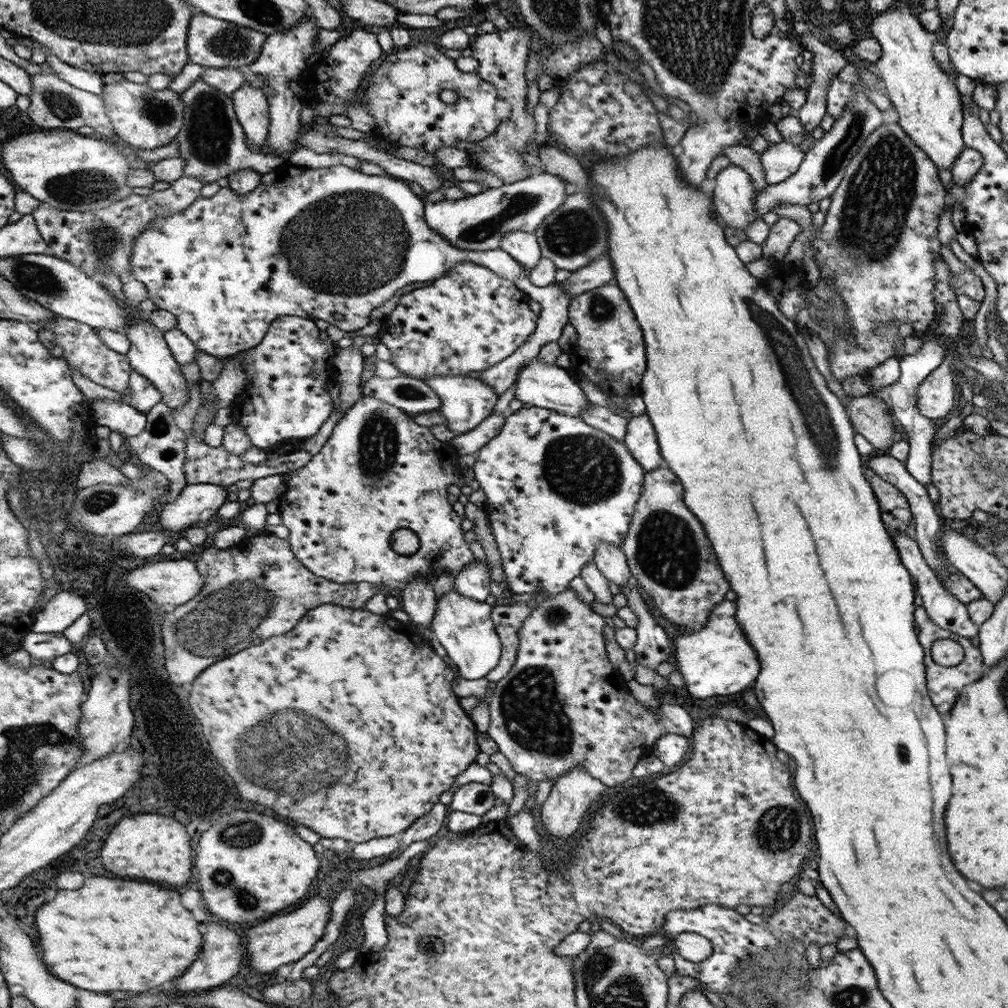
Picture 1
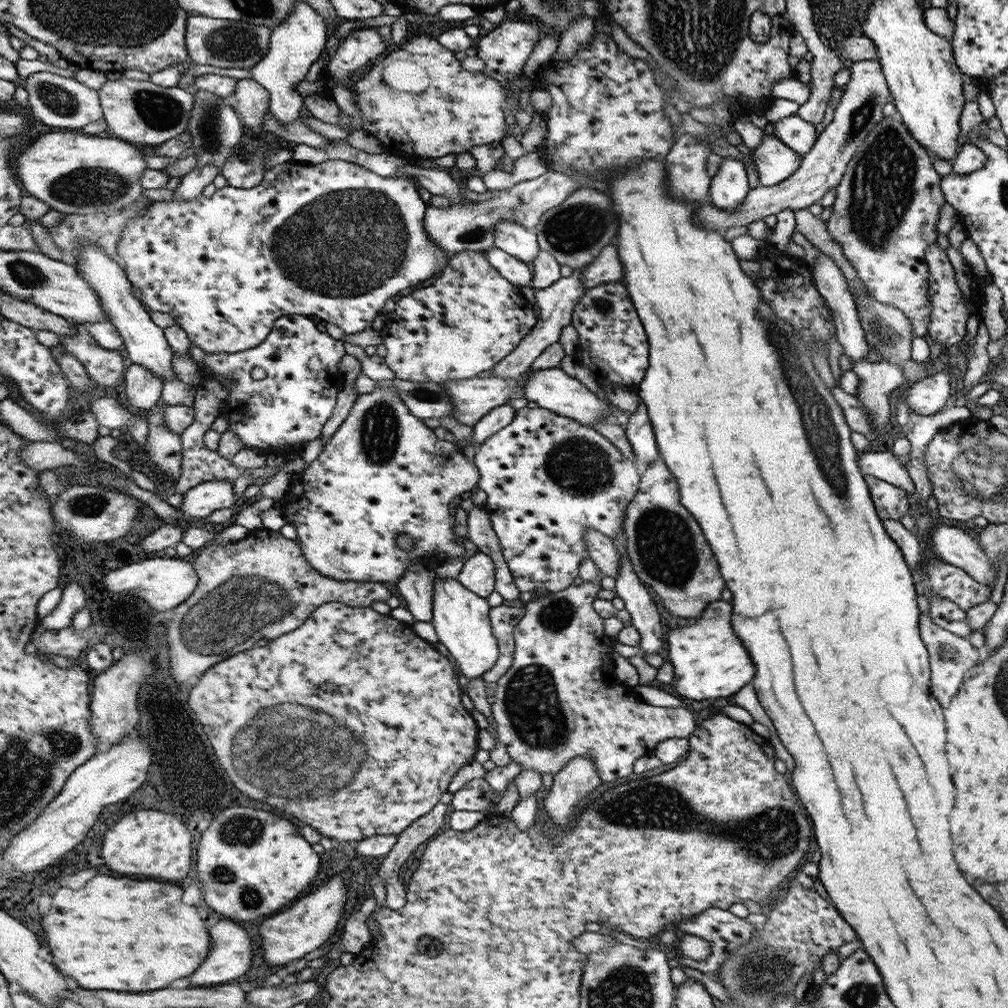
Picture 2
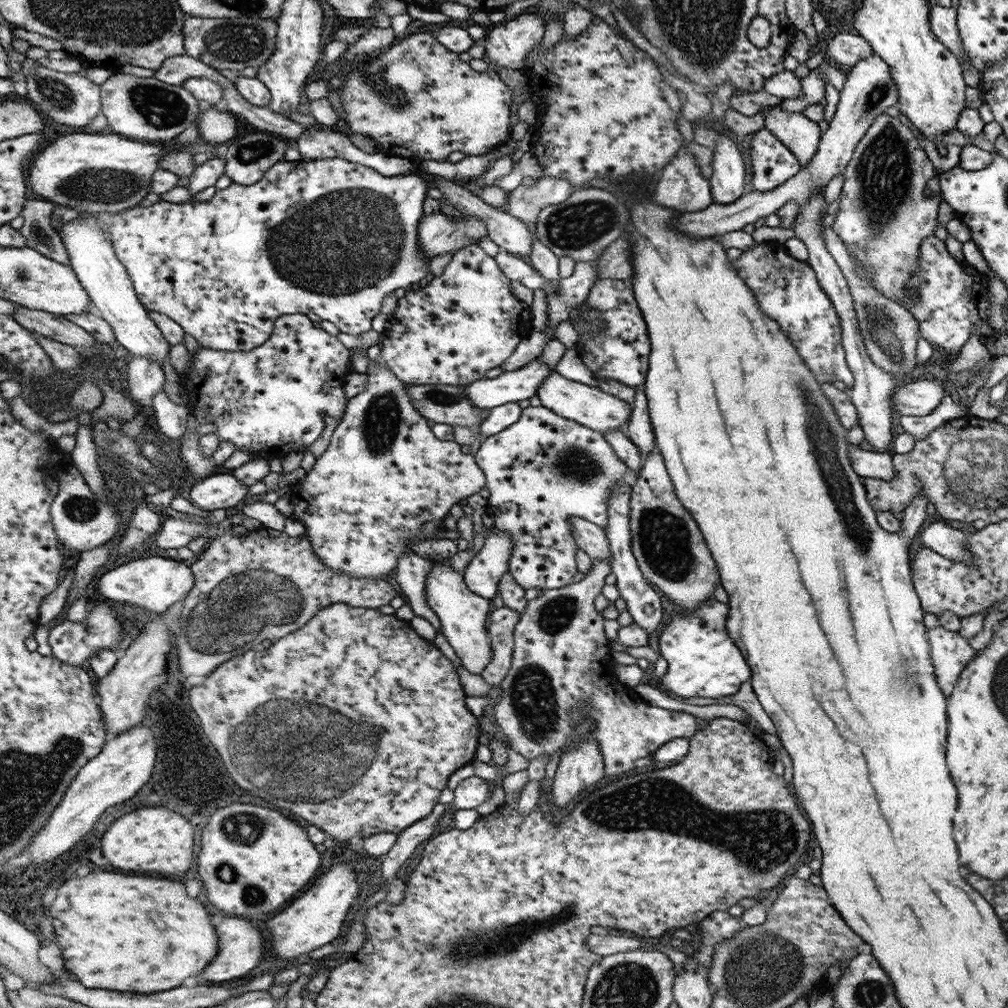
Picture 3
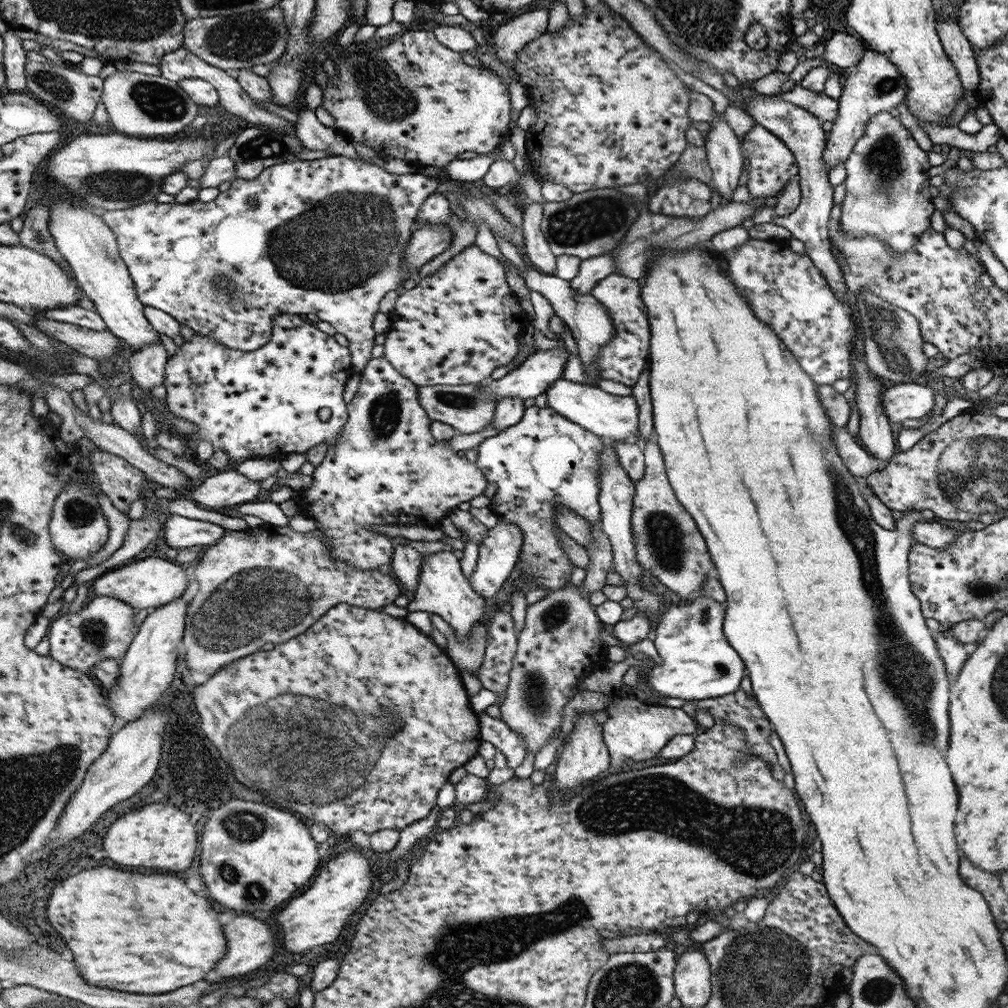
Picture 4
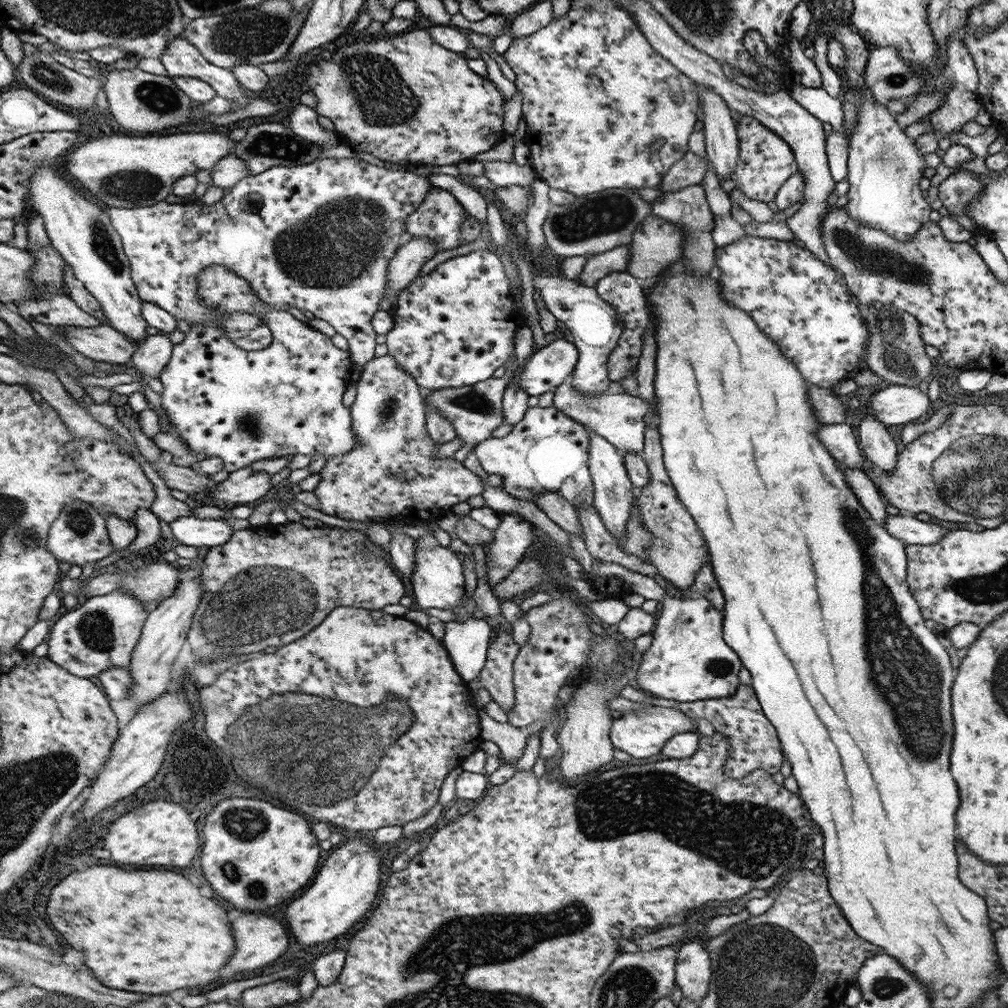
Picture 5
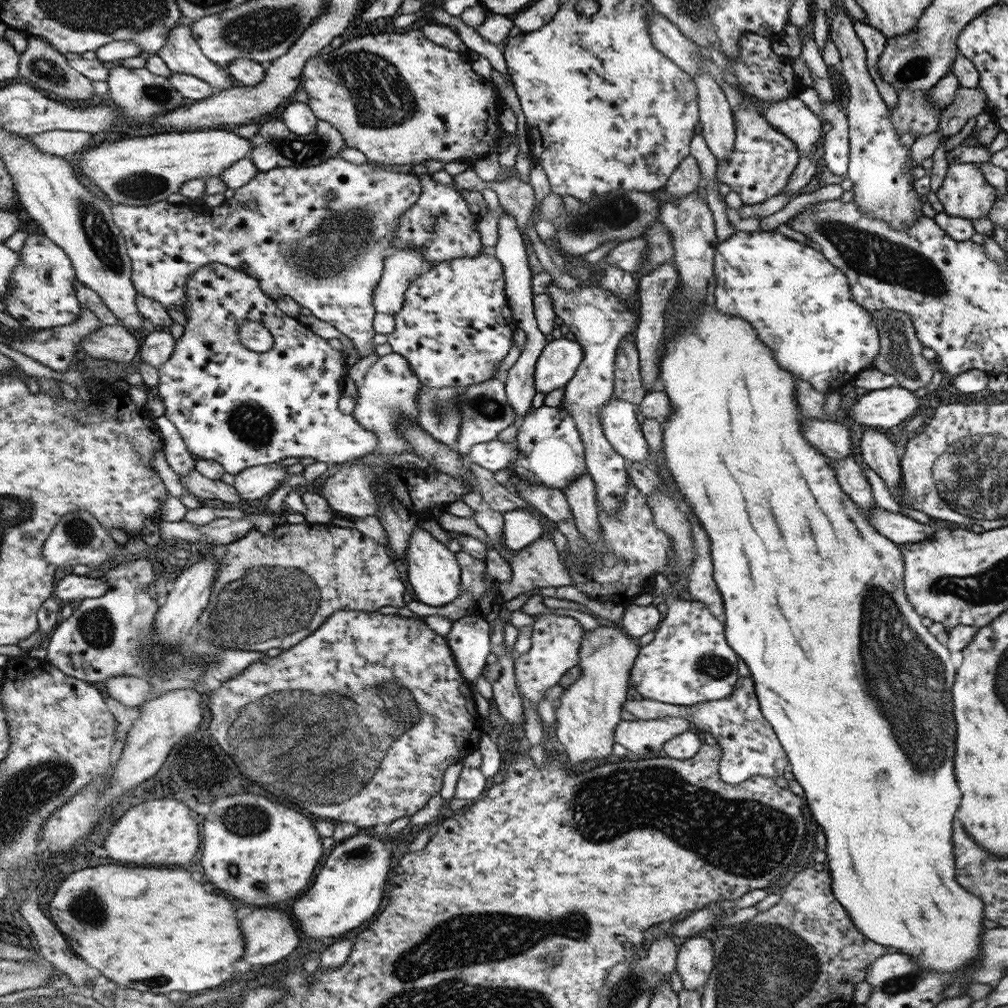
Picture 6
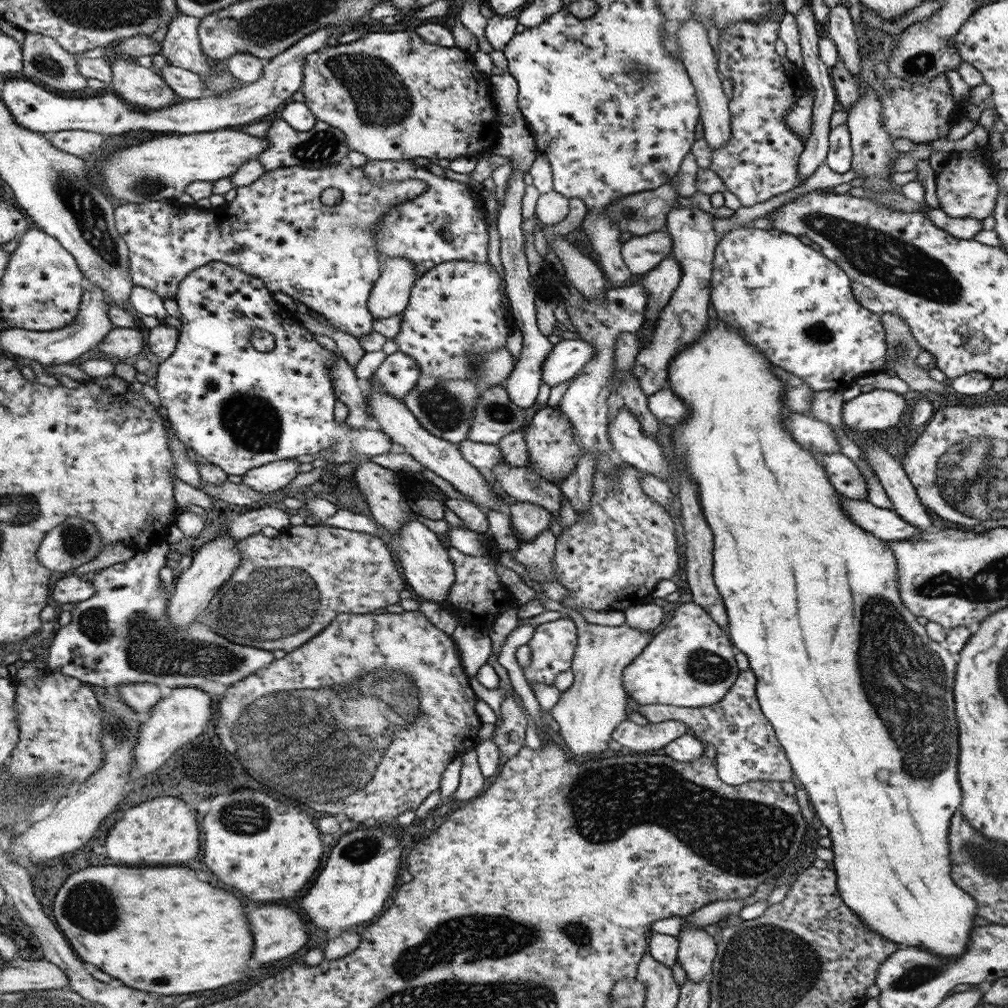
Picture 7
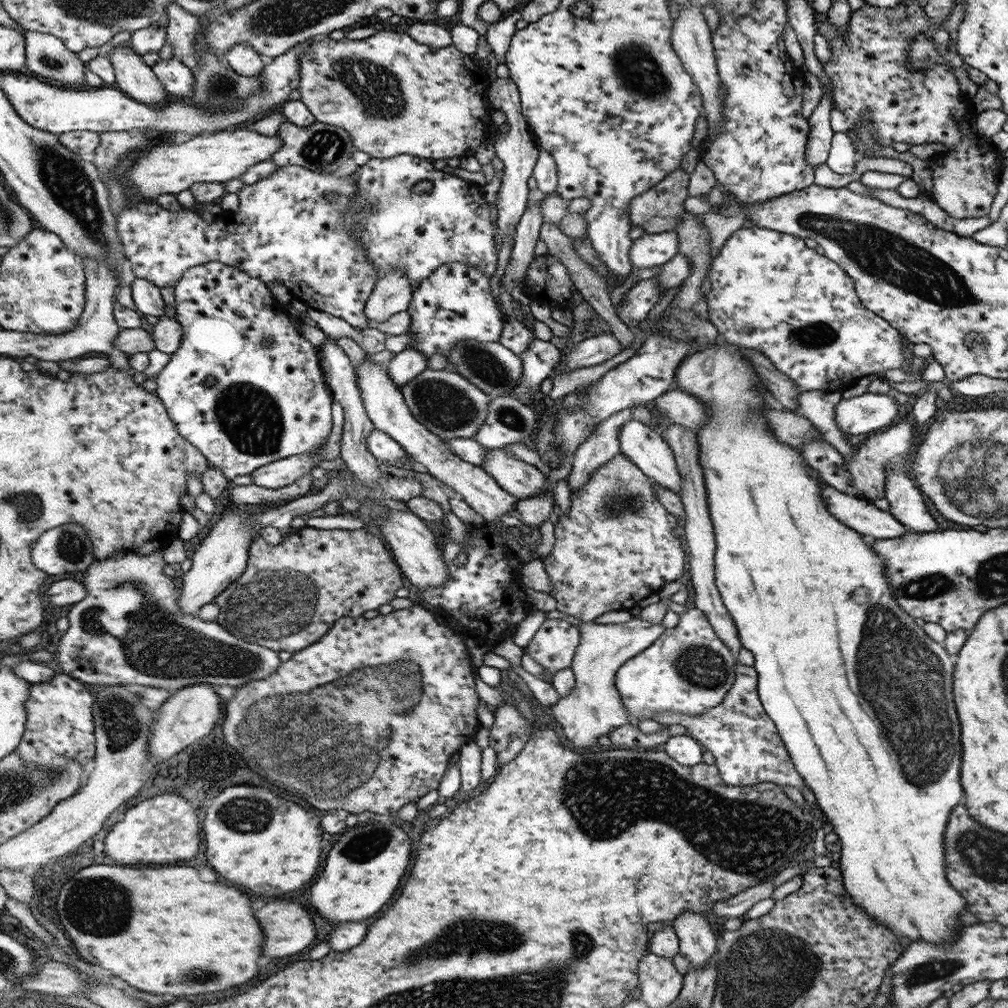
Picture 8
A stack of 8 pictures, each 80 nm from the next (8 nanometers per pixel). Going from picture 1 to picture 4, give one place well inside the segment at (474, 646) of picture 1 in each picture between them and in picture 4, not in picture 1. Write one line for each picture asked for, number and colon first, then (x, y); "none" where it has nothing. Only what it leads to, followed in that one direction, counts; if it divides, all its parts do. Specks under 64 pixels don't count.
2: (460, 619)
3: (463, 614)
4: (442, 590)

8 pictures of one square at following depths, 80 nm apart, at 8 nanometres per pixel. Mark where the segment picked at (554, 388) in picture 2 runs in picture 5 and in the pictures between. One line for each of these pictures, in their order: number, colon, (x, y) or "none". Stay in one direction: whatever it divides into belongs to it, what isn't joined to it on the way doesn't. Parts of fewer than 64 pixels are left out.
3: (603, 412)
4: (613, 418)
5: (619, 418)

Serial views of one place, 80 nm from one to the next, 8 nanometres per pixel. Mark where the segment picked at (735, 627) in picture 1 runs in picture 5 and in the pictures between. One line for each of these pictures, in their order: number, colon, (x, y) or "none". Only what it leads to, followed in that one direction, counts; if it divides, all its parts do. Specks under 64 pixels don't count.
2: (710, 662)
3: (703, 661)
4: (698, 662)
5: (689, 659)

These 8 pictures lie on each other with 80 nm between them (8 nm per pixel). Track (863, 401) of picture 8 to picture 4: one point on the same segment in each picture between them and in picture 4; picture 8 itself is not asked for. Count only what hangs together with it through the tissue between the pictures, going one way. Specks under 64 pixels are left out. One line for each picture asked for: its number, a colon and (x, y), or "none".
4: (905, 401)
5: (898, 404)
6: (884, 408)
7: (879, 409)

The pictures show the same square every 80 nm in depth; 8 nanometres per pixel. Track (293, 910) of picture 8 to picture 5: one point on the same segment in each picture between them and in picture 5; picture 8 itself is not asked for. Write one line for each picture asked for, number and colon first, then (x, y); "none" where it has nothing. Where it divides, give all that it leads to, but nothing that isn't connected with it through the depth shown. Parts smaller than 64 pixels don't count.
5: (260, 939)
6: (272, 935)
7: (279, 931)

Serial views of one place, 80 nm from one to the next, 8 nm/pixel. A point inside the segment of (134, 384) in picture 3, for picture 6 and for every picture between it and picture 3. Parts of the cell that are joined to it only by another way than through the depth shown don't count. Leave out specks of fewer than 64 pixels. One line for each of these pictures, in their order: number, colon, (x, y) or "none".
4: (147, 365)
5: (151, 355)
6: (156, 346)

